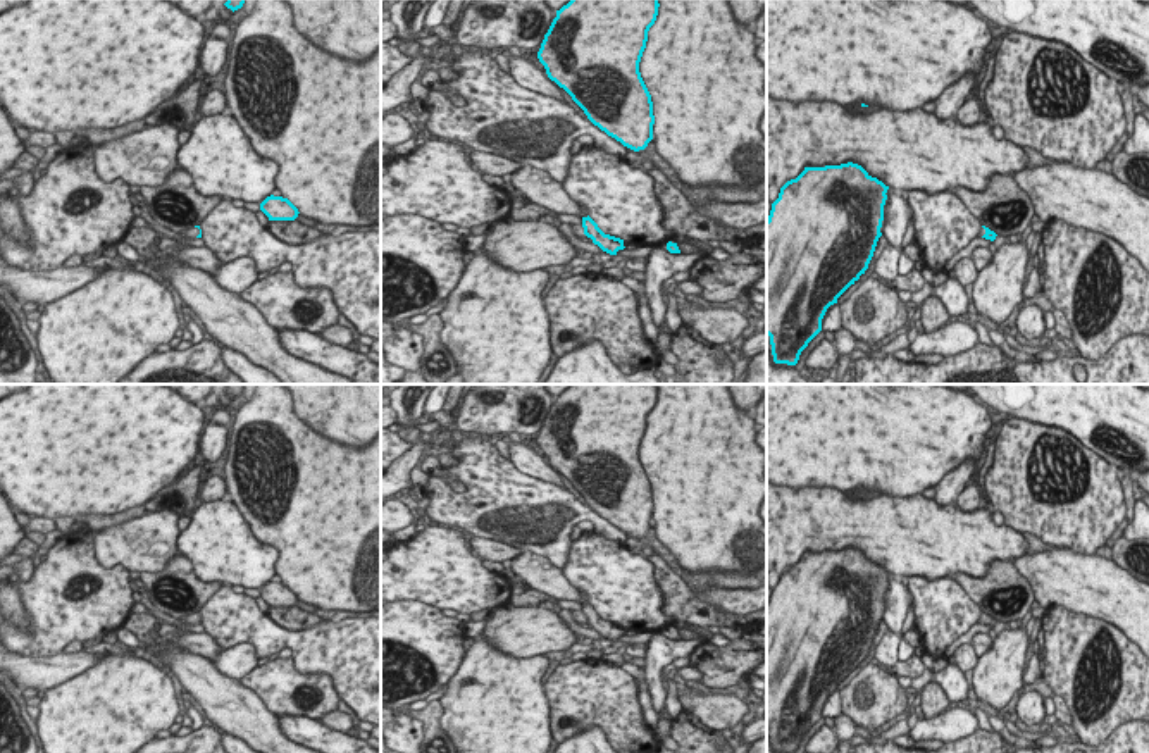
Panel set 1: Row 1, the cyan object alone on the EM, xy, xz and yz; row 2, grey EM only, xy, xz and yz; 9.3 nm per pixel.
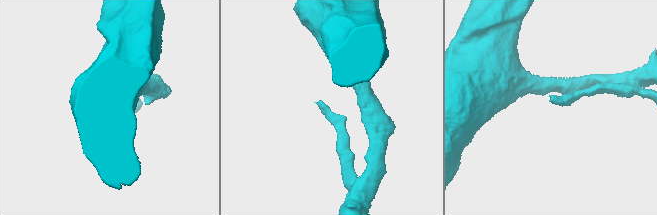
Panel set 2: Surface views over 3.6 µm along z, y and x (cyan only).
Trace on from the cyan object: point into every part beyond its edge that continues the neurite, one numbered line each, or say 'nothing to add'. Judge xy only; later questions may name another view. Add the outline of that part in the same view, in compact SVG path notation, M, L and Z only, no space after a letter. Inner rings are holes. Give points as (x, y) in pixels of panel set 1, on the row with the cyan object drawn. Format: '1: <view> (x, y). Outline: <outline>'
1: xy (204, 257). Outline: M198 227L188 229L186 233L179 233L181 240L172 241L174 245L174 257L181 260L181 264L193 265L210 274L215 274L217 269L224 264L217 253L203 245L203 246L191 246L188 241L200 234Z

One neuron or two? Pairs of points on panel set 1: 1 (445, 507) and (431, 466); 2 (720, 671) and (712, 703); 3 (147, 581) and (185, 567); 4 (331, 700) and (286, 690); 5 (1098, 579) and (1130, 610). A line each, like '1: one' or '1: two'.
1: two
2: two
3: one
4: one
5: one

